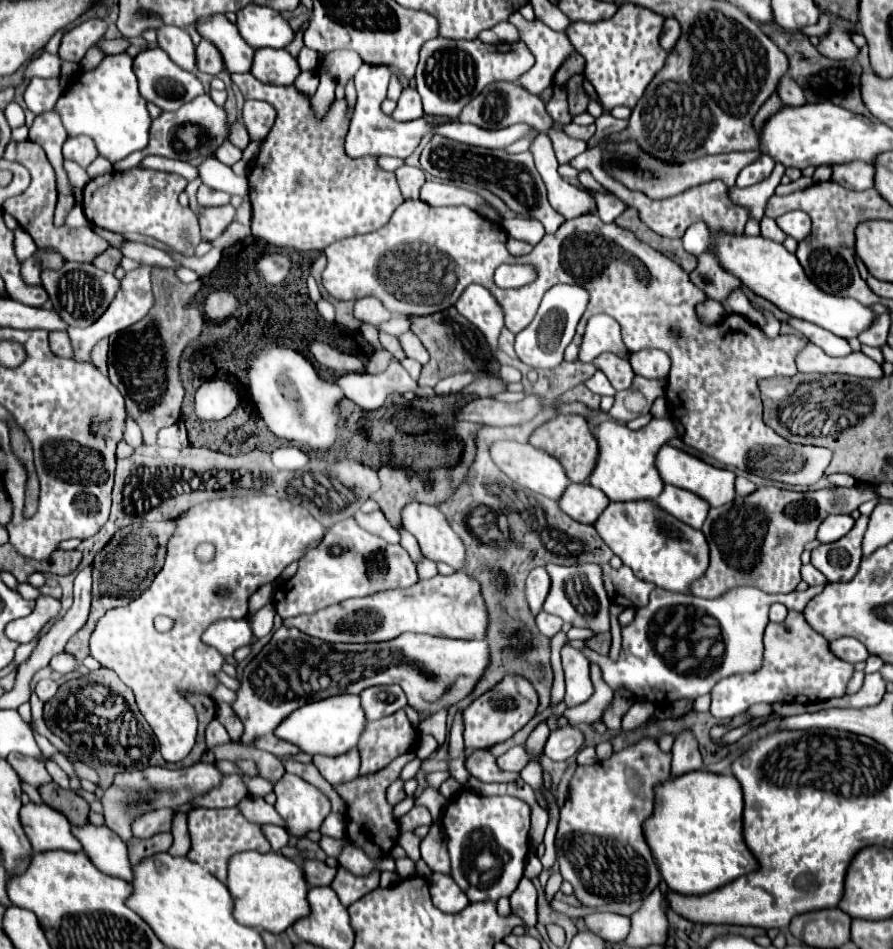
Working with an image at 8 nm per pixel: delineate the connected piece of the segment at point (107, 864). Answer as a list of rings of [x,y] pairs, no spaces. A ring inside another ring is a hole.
[[[91,823],[71,827],[71,833],[79,839],[83,853],[97,865],[97,869],[125,881],[133,879],[131,863],[127,859],[127,847],[117,833],[113,833],[105,825],[97,827]]]

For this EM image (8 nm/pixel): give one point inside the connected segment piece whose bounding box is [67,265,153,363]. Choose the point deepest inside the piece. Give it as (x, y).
(134, 299)

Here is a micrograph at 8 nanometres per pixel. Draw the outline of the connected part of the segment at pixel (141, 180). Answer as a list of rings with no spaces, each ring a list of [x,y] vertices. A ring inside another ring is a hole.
[[[133,167],[123,173],[107,173],[95,177],[85,187],[85,217],[107,231],[123,233],[123,231],[137,231],[141,235],[153,237],[167,245],[171,251],[187,253],[185,235],[199,237],[197,217],[191,209],[179,205],[177,197],[185,189],[187,179],[175,173],[159,173],[153,169],[139,169]]]

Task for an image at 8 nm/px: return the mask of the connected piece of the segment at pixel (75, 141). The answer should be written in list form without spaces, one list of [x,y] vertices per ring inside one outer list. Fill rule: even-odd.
[[[87,135],[67,137],[67,141],[63,143],[63,157],[77,161],[81,167],[87,167],[91,161],[97,159],[95,141]]]

